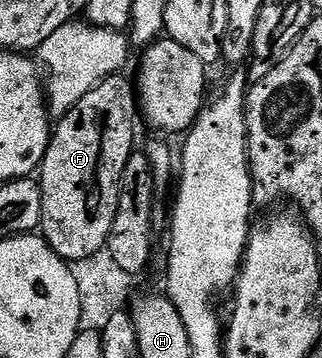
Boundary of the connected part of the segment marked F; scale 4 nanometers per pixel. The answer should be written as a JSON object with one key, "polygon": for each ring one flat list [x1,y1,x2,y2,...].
{"polygon":[[125,74,110,75,104,81,100,81,100,85,96,85,88,93,84,93,84,97,80,97,80,101,76,101,76,105,66,115,61,116,57,120,56,126,53,128,50,144,44,153,44,161,40,168,40,182,42,184,42,196,44,197,44,213,42,214,42,226,40,234,56,254,61,259,73,261,93,254,100,253,104,250,106,242,110,240,112,233,112,221,116,217,116,209,118,208,118,198,120,197,120,181,124,177,124,165,128,165,128,157,135,154,134,147,134,115,136,119,136,87,133,82,130,83,125,79]]}

